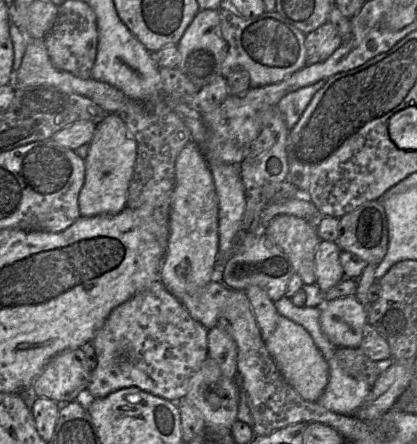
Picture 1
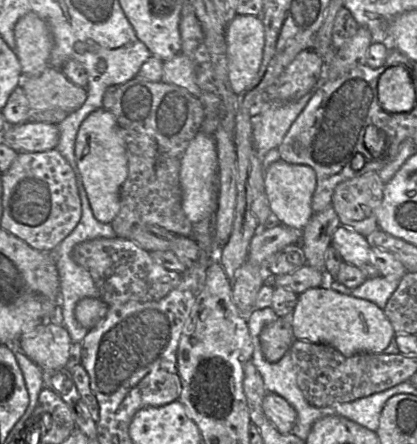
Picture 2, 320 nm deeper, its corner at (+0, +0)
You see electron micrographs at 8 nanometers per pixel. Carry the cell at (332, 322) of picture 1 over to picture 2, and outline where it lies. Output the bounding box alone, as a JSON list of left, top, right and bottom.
[292,286,396,357]

